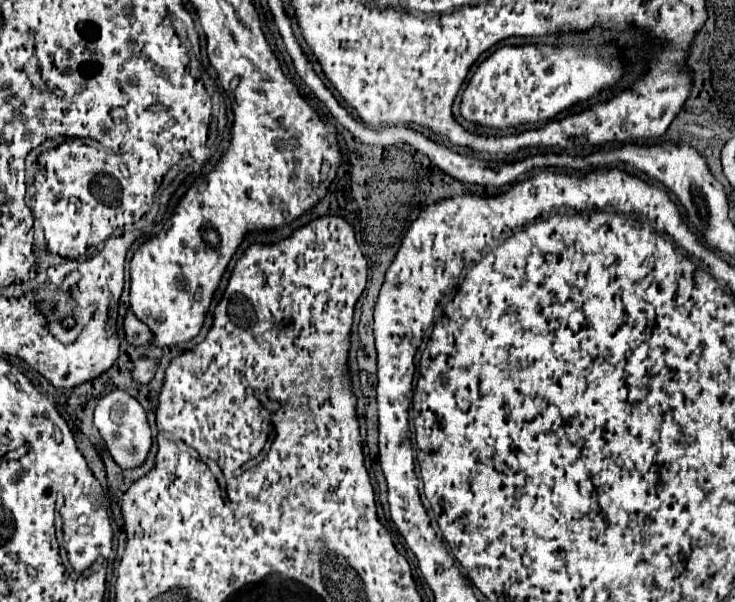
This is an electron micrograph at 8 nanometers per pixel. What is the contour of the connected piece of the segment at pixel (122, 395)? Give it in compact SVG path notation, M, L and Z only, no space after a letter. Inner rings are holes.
M112 390L106 398L102 398L98 402L96 412L94 412L94 424L108 448L110 456L122 470L132 470L146 462L146 456L152 448L152 434L150 434L150 424L146 420L146 412L138 404L136 398L132 398L124 390Z

